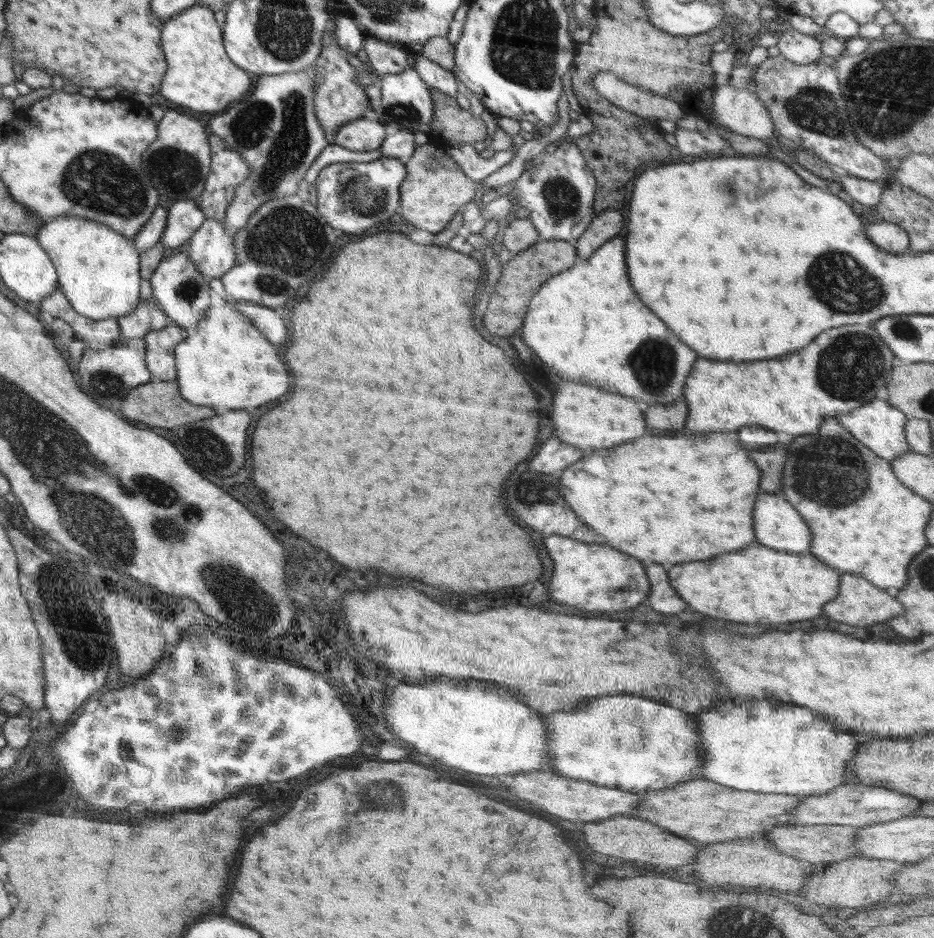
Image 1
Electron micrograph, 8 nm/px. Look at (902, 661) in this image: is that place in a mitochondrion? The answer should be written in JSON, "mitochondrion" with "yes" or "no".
{"mitochondrion":"no"}

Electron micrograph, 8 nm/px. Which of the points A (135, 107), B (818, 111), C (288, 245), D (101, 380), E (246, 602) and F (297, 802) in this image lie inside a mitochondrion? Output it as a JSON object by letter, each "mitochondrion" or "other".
{"A":"other","B":"mitochondrion","C":"mitochondrion","D":"mitochondrion","E":"mitochondrion","F":"other"}

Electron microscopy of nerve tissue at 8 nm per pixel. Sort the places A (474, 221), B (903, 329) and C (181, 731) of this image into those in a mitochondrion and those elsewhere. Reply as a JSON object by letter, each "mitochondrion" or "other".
{"A":"other","B":"mitochondrion","C":"mitochondrion"}

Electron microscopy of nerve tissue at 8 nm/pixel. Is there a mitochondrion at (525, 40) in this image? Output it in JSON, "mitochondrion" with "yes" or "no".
{"mitochondrion":"yes"}

